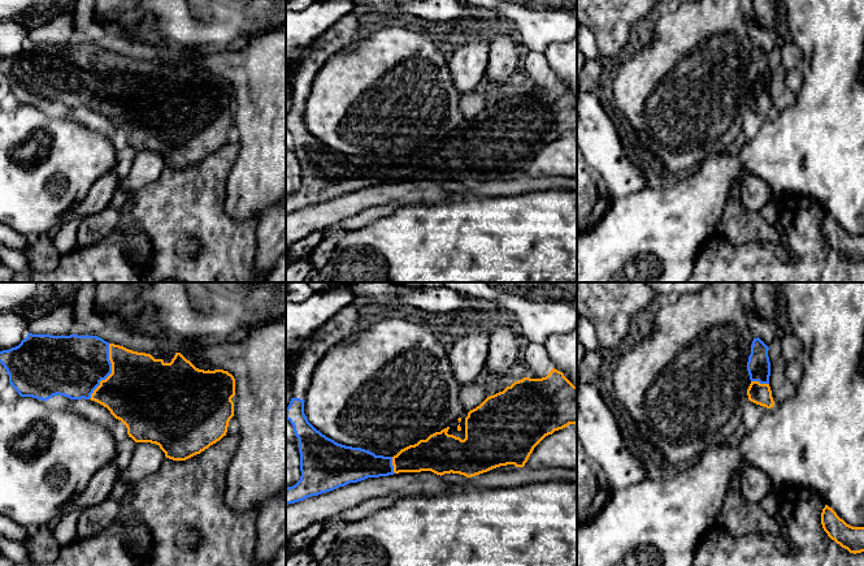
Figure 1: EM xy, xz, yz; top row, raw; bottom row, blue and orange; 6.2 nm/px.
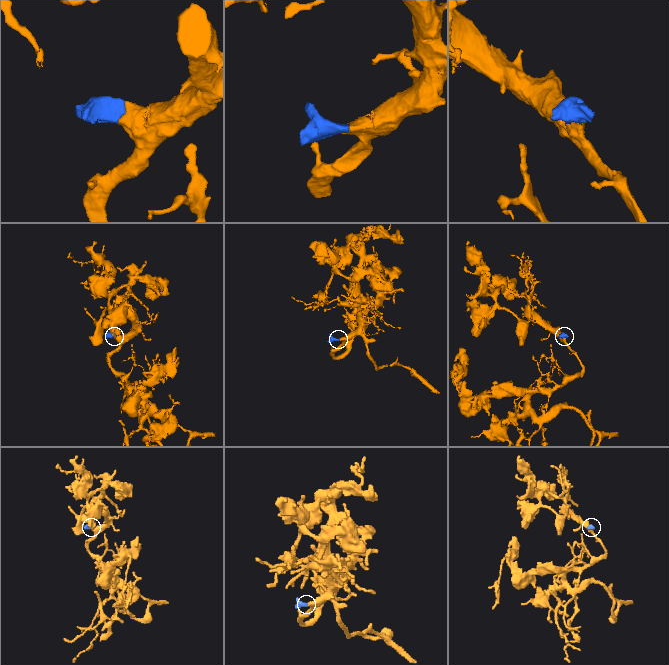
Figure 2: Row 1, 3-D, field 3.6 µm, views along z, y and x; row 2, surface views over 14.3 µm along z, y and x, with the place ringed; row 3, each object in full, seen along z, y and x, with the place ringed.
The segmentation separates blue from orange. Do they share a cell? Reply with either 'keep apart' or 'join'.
join

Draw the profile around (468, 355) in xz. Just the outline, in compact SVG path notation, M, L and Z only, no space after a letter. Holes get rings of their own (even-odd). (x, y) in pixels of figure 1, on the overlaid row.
M472 325L448 351L448 360L460 388L476 383L485 370L490 334L478 325Z

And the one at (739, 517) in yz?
M738 485L731 487L728 492L718 524L733 536L748 533L783 535L782 524L776 518L769 517L760 504L747 501Z

